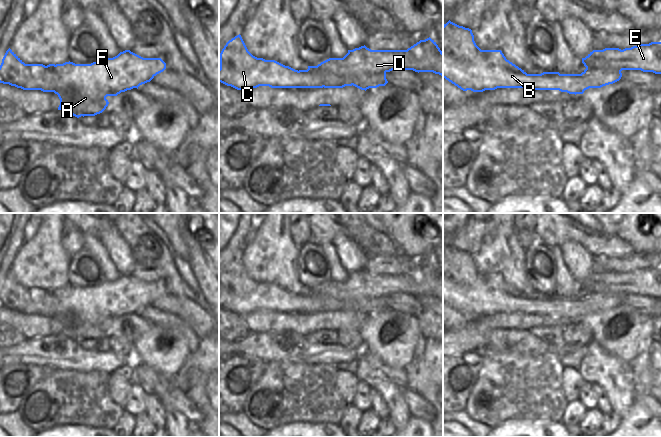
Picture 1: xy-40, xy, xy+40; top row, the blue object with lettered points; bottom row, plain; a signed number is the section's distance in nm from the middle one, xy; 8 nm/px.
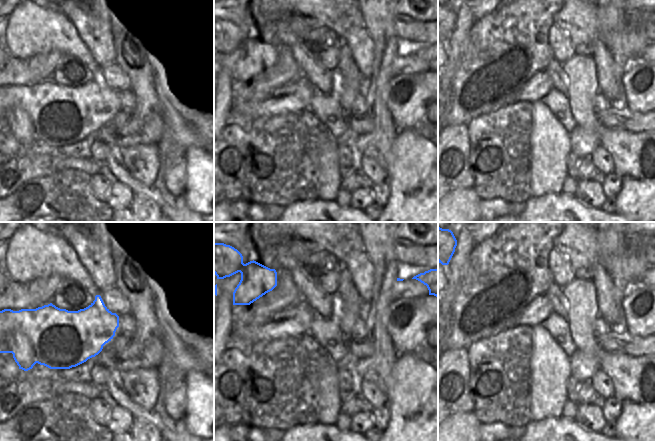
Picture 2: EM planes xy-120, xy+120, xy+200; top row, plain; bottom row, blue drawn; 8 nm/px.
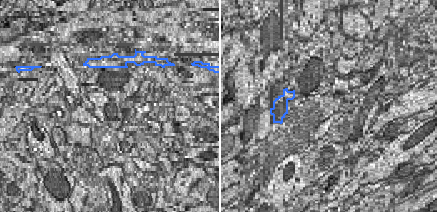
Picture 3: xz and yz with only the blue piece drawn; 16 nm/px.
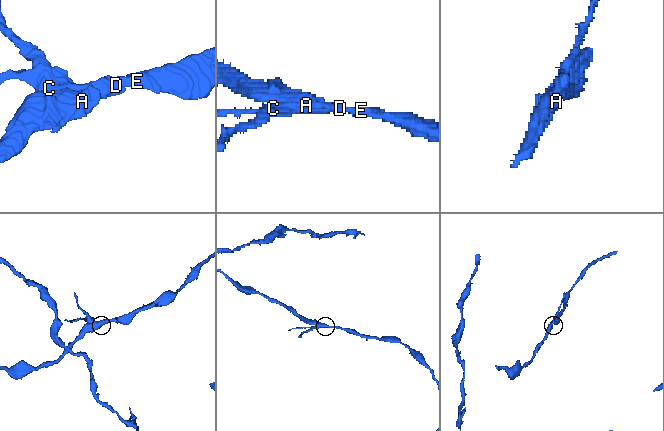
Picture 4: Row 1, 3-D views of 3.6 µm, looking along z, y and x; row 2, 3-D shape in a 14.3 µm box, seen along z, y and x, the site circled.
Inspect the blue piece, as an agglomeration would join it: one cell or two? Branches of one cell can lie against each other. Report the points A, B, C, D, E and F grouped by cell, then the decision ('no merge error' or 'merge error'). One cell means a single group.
A D E F / B C; merge error

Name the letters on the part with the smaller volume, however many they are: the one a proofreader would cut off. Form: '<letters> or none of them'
B, C

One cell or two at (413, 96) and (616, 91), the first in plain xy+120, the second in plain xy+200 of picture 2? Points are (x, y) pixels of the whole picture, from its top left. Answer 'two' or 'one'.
two

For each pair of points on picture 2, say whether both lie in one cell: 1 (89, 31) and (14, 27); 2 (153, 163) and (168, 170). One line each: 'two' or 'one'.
1: two
2: two

